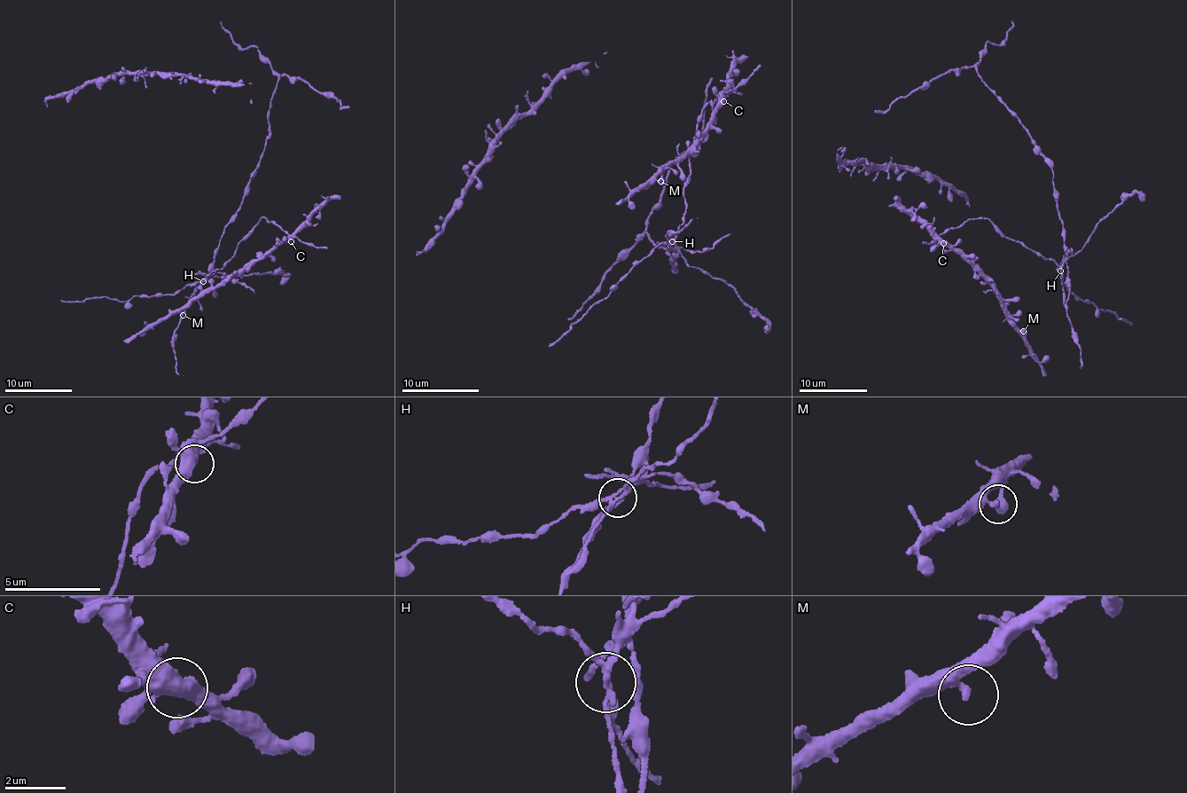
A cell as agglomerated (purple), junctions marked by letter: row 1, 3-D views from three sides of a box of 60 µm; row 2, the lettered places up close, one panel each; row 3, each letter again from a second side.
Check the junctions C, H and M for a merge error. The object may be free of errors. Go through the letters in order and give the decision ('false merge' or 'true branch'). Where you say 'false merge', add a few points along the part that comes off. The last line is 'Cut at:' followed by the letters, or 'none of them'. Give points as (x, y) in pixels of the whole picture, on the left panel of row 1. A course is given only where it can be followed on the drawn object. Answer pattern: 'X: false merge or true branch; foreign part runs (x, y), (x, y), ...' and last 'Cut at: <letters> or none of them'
C: true branch
H: false merge; foreign part runs (203, 281), (269, 134), (269, 110), (279, 75), (300, 76), (348, 108)
M: true branch
Cut at: H

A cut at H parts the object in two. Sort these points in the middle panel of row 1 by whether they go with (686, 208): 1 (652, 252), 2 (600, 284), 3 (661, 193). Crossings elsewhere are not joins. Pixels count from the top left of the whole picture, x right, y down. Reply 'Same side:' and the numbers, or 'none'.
Same side: 1

